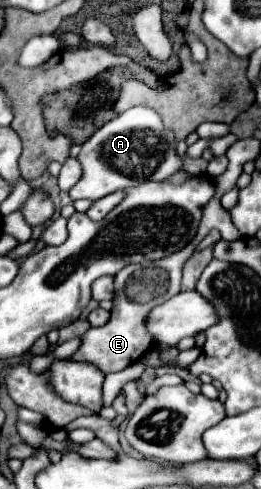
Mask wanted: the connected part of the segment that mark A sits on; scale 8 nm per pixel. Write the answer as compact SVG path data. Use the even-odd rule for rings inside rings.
M131 107L113 117L81 145L77 159L83 167L83 175L69 191L73 201L95 201L113 191L137 187L145 181L161 181L183 165L183 159L175 155L175 135L163 129L161 117L149 107Z

